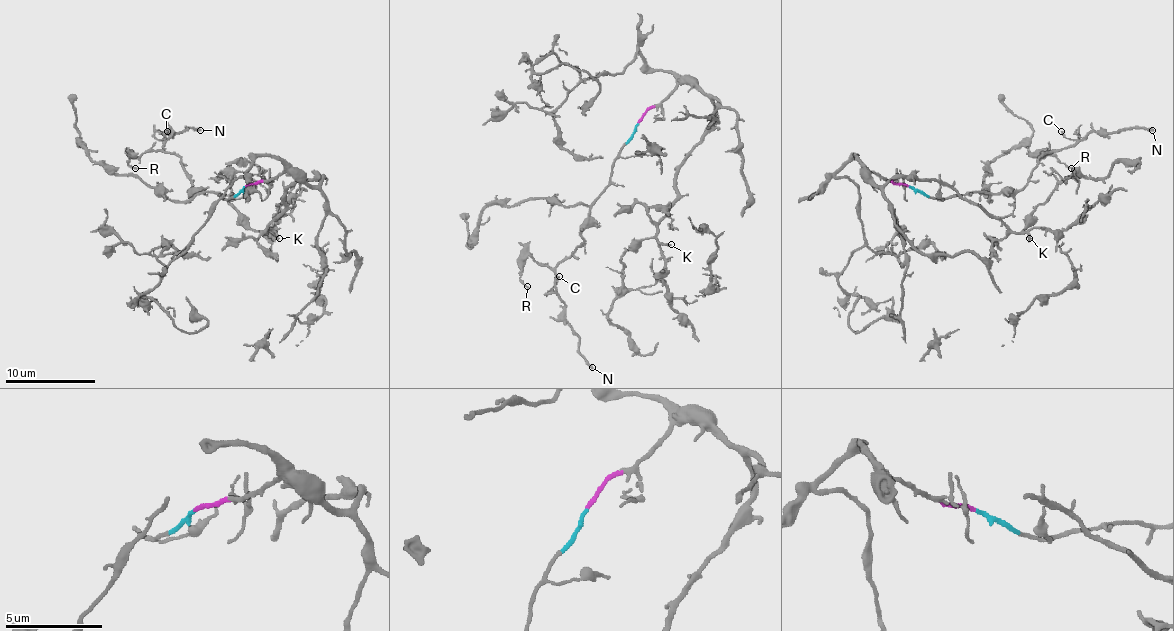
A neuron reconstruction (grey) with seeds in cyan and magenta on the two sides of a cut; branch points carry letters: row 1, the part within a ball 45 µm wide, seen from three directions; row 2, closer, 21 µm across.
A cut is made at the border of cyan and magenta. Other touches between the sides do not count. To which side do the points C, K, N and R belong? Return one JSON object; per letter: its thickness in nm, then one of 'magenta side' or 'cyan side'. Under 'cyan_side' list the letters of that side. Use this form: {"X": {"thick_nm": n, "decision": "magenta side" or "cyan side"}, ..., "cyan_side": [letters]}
{"C": {"thick_nm": 170, "decision": "cyan side"}, "K": {"thick_nm": 180, "decision": "magenta side"}, "N": {"thick_nm": 200, "decision": "cyan side"}, "R": {"thick_nm": 140, "decision": "cyan side"}, "cyan_side": ["C", "N", "R"]}

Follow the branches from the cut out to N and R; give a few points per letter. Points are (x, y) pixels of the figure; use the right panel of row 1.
N: (910, 187), (932, 198), (1011, 194), (1027, 182), (1038, 158), (1074, 147), (1090, 133), (1153, 131)
R: (910, 187), (932, 198), (1011, 194), (1027, 182), (1042, 153), (1054, 151), (1042, 155), (1056, 155), (1072, 169)

